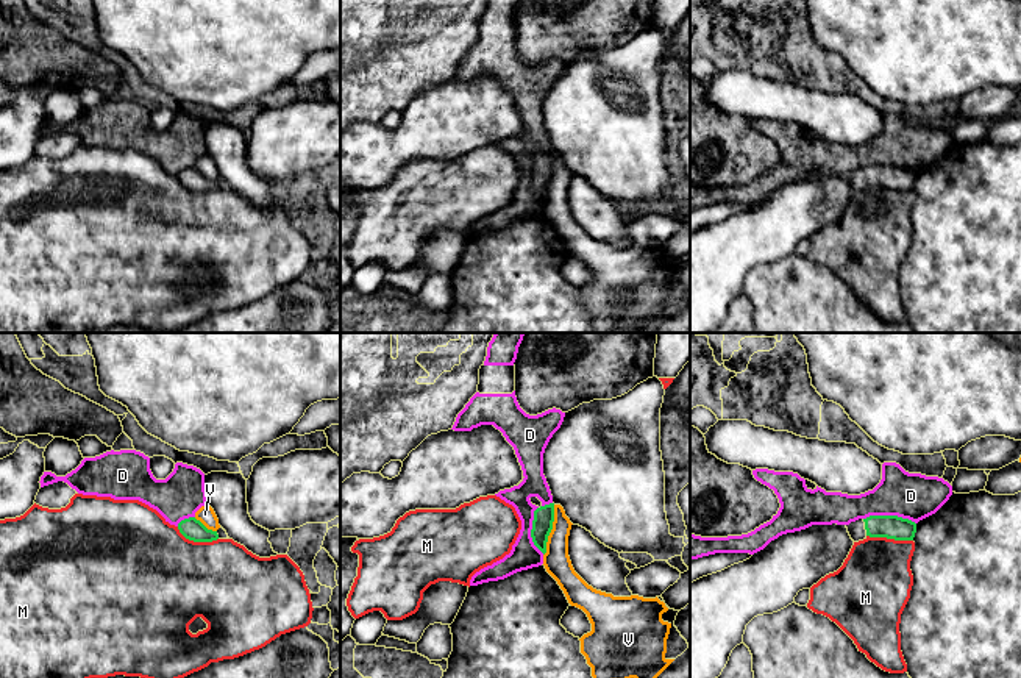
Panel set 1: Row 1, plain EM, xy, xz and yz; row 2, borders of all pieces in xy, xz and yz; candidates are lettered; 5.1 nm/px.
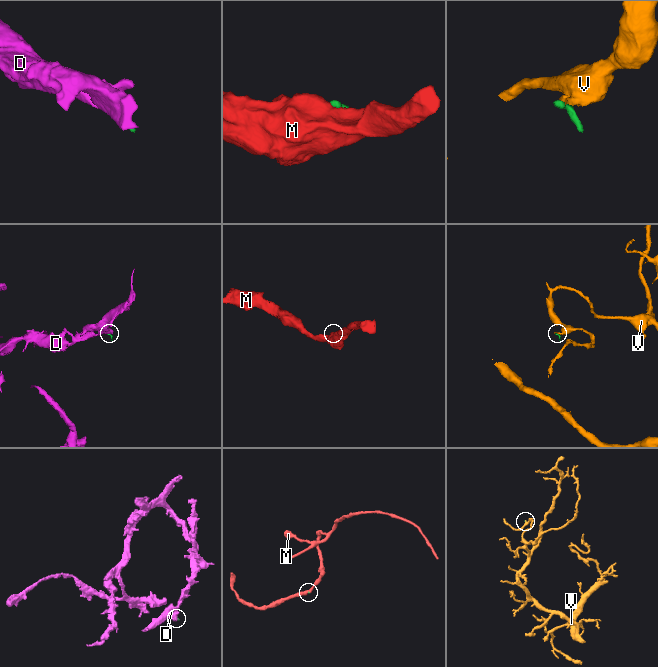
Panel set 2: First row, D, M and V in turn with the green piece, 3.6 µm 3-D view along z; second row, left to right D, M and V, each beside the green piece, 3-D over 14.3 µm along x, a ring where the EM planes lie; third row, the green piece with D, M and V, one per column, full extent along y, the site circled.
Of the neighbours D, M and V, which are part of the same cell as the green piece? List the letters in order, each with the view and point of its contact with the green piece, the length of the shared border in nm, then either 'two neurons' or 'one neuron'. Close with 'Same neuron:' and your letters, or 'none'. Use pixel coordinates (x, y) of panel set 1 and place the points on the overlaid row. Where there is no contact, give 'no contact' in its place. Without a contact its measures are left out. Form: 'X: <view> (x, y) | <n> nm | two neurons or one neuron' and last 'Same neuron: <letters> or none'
D: yz (890, 516) | 280 nm | two neurons
M: yz (890, 538) | 240 nm | two neurons
V: xz (551, 528) | 280 nm | two neurons
Same neuron: none

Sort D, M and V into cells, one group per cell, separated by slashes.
D / M / V

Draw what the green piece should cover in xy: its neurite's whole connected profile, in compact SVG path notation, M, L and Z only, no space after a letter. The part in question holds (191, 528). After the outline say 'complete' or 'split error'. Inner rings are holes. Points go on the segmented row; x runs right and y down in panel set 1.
M195 517L184 519L178 523L180 533L194 542L212 542L219 539L217 531L208 530L200 520Z | complete

